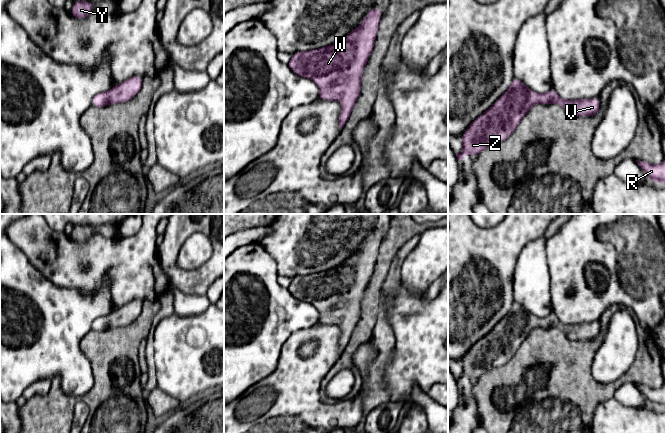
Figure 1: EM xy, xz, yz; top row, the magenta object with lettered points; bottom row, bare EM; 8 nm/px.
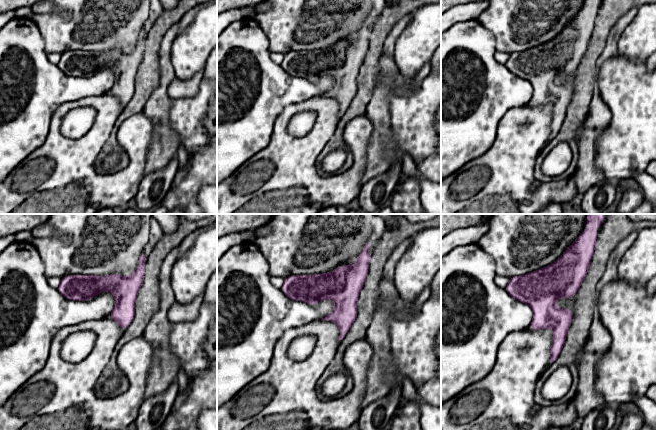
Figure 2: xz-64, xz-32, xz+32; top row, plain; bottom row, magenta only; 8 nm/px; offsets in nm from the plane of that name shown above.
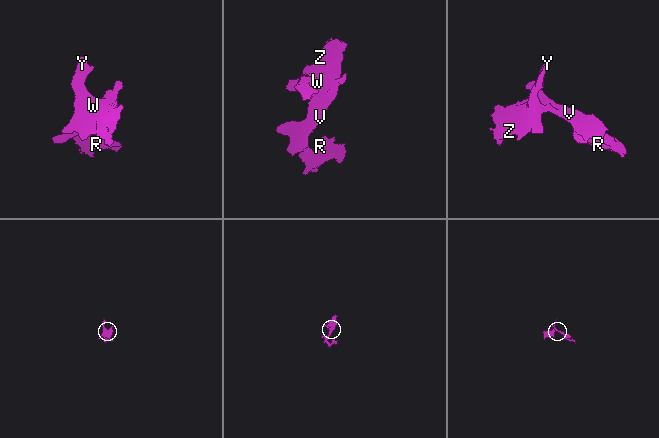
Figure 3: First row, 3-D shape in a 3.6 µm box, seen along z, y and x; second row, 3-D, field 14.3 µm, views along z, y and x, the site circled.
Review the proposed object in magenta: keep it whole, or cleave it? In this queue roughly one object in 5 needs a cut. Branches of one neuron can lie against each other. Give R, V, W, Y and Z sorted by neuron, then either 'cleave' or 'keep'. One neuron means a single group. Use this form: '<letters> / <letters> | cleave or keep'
R V W Y Z | keep

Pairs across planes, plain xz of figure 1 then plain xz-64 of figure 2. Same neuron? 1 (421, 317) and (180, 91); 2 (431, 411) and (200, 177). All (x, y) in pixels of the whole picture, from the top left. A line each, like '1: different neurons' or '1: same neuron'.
1: different neurons
2: different neurons

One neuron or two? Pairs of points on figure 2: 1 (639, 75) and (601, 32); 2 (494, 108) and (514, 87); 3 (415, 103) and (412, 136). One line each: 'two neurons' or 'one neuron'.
1: two neurons
2: one neuron
3: one neuron

